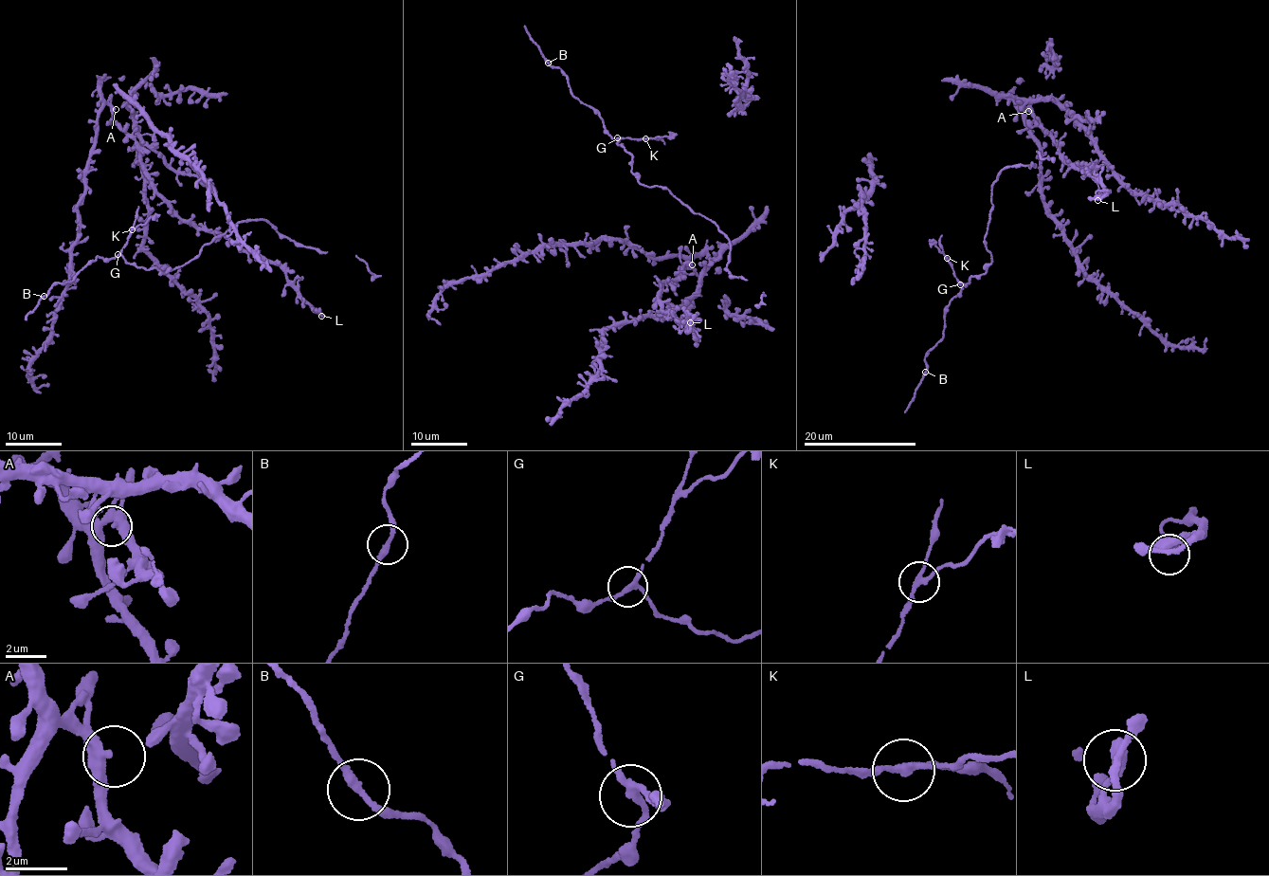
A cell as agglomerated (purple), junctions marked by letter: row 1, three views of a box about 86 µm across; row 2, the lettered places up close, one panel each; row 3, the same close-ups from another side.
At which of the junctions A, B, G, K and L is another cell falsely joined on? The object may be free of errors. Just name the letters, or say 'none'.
K

